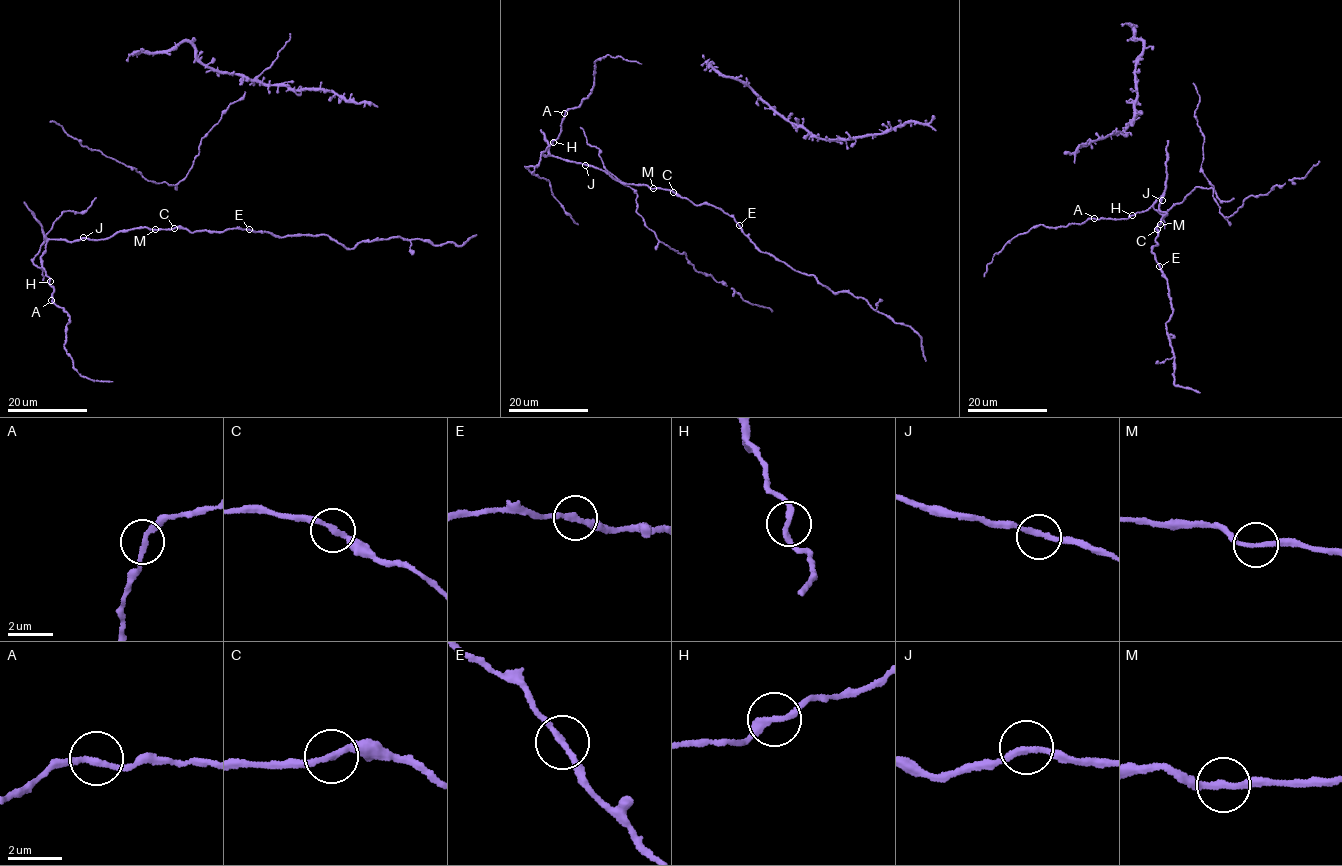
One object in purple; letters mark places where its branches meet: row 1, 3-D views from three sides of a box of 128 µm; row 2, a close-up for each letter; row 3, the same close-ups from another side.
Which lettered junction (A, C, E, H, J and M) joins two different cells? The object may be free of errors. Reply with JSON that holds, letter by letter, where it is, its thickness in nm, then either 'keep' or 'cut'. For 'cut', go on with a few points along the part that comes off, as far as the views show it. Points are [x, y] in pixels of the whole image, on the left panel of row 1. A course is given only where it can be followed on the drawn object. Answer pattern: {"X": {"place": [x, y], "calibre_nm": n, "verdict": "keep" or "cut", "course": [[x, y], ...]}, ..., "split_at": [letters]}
{"A": {"place": [51, 300], "calibre_nm": 220, "verdict": "keep"}, "C": {"place": [174, 228], "calibre_nm": 240, "verdict": "keep"}, "E": {"place": [249, 229], "calibre_nm": 240, "verdict": "keep"}, "H": {"place": [50, 281], "calibre_nm": 240, "verdict": "keep"}, "J": {"place": [83, 237], "calibre_nm": 240, "verdict": "keep"}, "M": {"place": [155, 229], "calibre_nm": 200, "verdict": "keep"}, "split_at": []}

